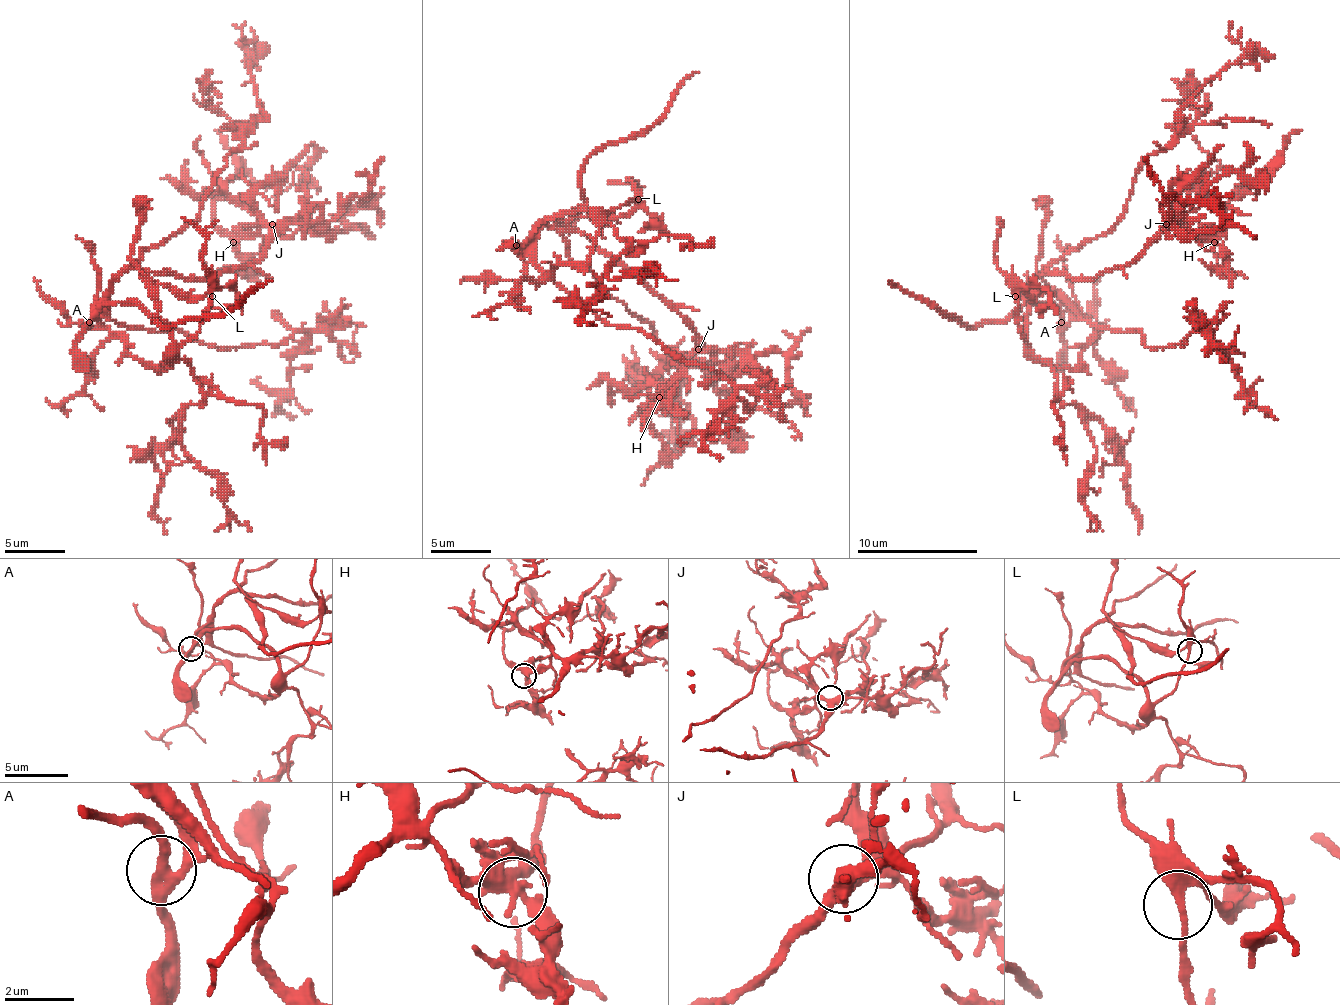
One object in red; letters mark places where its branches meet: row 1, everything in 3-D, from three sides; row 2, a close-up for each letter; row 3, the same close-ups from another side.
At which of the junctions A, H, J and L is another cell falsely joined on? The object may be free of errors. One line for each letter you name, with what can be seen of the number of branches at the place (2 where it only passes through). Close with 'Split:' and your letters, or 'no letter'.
Split: no letter

